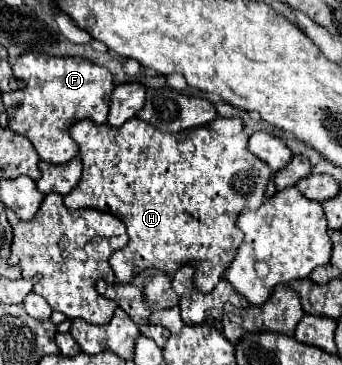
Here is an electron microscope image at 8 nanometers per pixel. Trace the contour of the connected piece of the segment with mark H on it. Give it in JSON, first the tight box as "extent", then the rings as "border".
{"extent":[65,117,269,293],"border":[[[133,117],[121,127],[95,125],[89,119],[77,121],[71,129],[71,137],[79,145],[79,157],[83,159],[83,177],[71,193],[67,193],[65,207],[69,209],[101,209],[119,217],[129,235],[129,243],[111,255],[111,269],[119,283],[131,281],[131,275],[141,273],[147,267],[157,267],[165,273],[175,273],[181,265],[191,263],[197,267],[195,285],[209,293],[227,265],[233,261],[243,231],[237,227],[237,215],[247,209],[257,209],[265,199],[265,185],[269,181],[269,167],[261,163],[249,149],[249,135],[243,129],[239,117],[219,117],[209,125],[189,129],[185,133],[163,133]]]}

